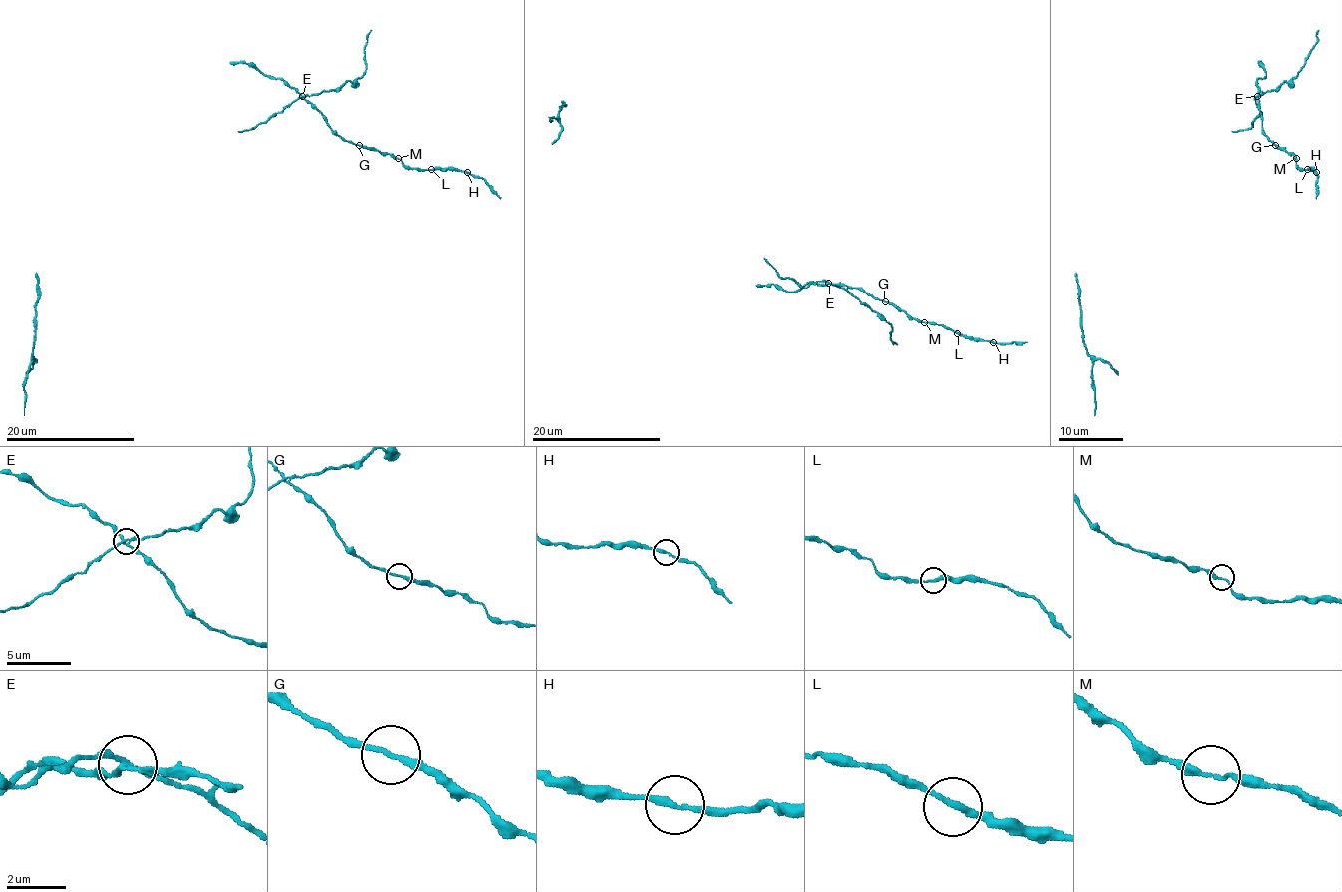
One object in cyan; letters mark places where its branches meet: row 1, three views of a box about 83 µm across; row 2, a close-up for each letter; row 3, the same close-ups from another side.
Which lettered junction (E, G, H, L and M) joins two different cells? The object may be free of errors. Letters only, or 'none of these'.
E

